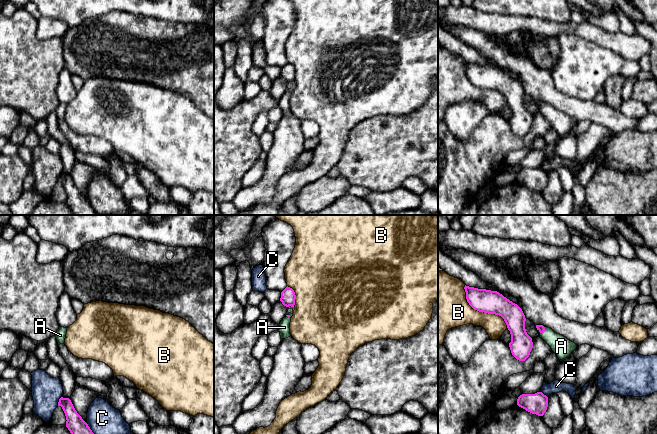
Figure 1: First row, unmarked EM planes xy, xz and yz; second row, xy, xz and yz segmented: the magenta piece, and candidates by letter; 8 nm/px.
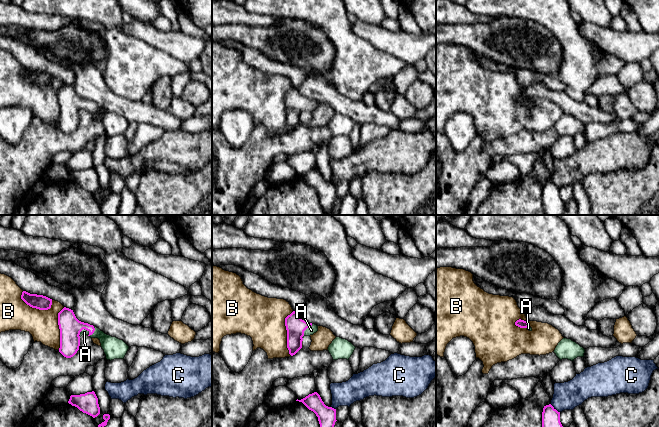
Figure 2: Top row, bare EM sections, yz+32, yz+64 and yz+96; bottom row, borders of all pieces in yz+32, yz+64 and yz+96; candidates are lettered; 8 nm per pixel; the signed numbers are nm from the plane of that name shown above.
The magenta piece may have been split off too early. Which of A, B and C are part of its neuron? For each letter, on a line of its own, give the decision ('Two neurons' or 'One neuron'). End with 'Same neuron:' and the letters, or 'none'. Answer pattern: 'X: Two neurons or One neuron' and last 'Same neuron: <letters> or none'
A: One neuron
B: Two neurons
C: Two neurons
Same neuron: A

